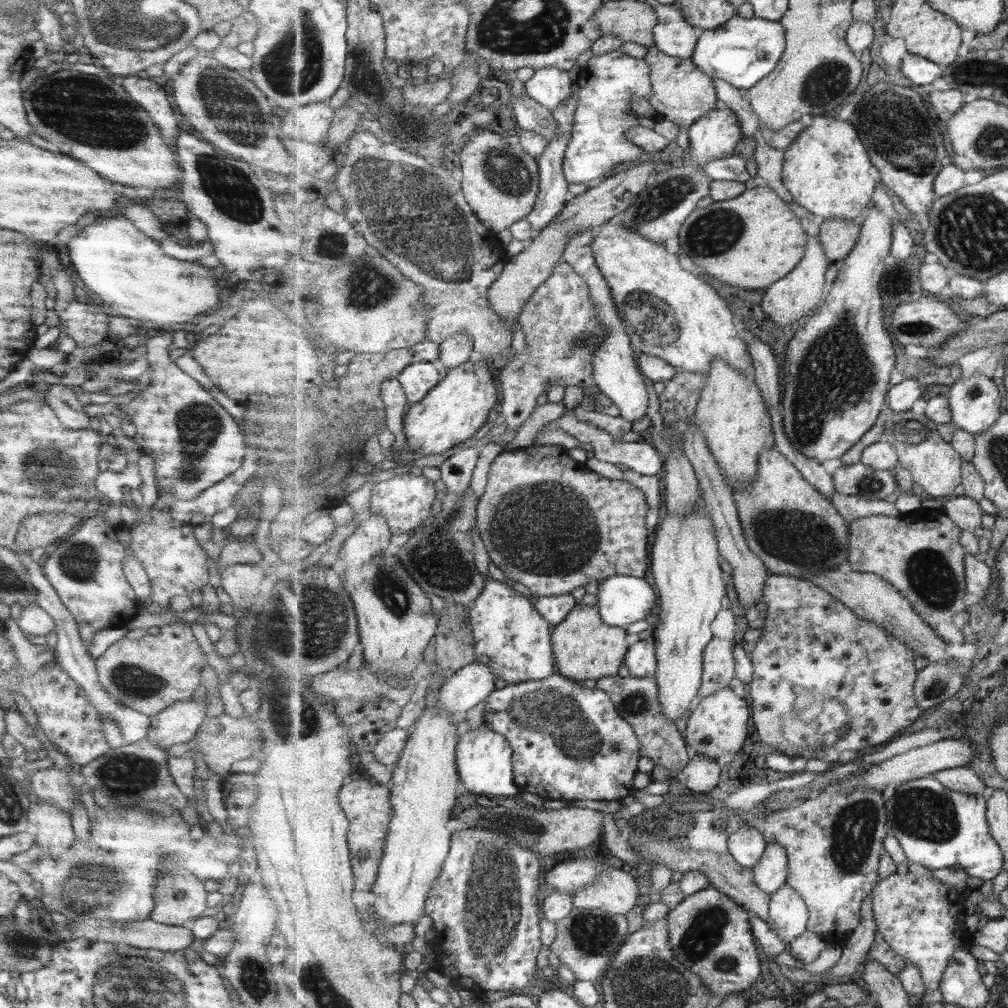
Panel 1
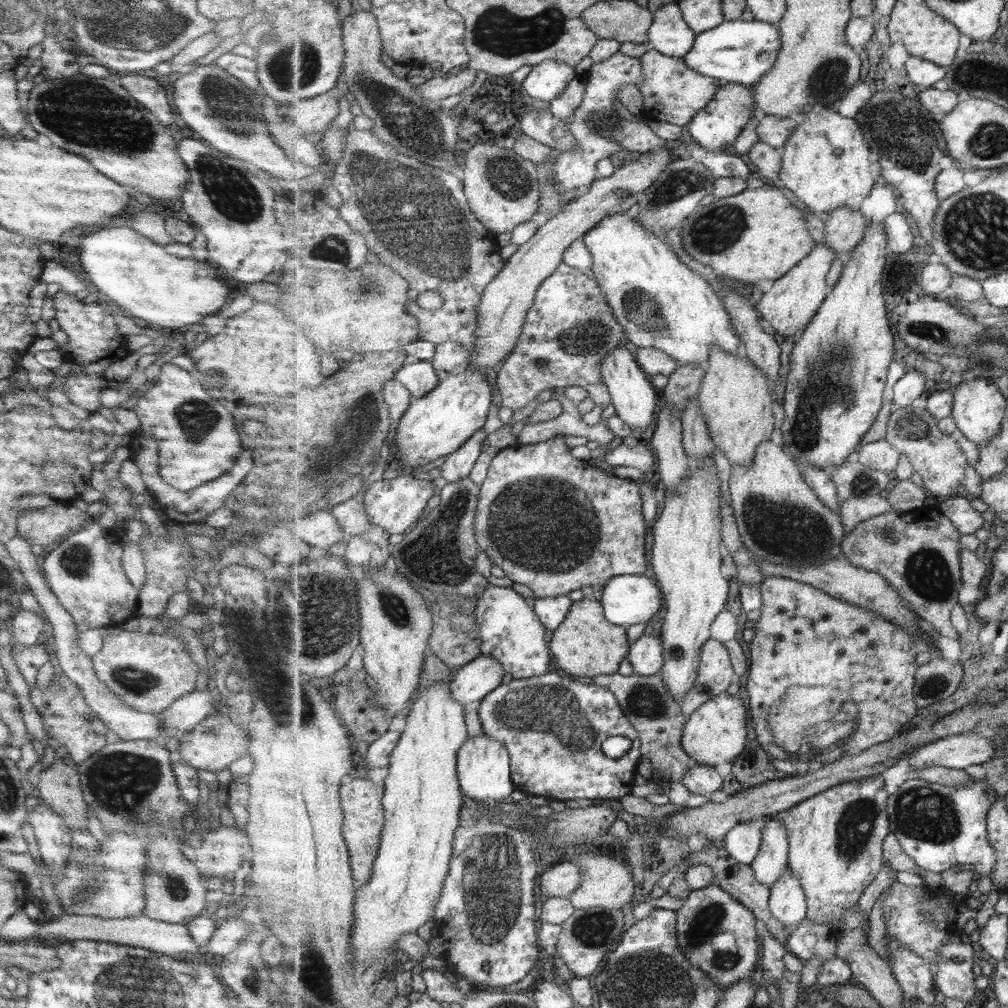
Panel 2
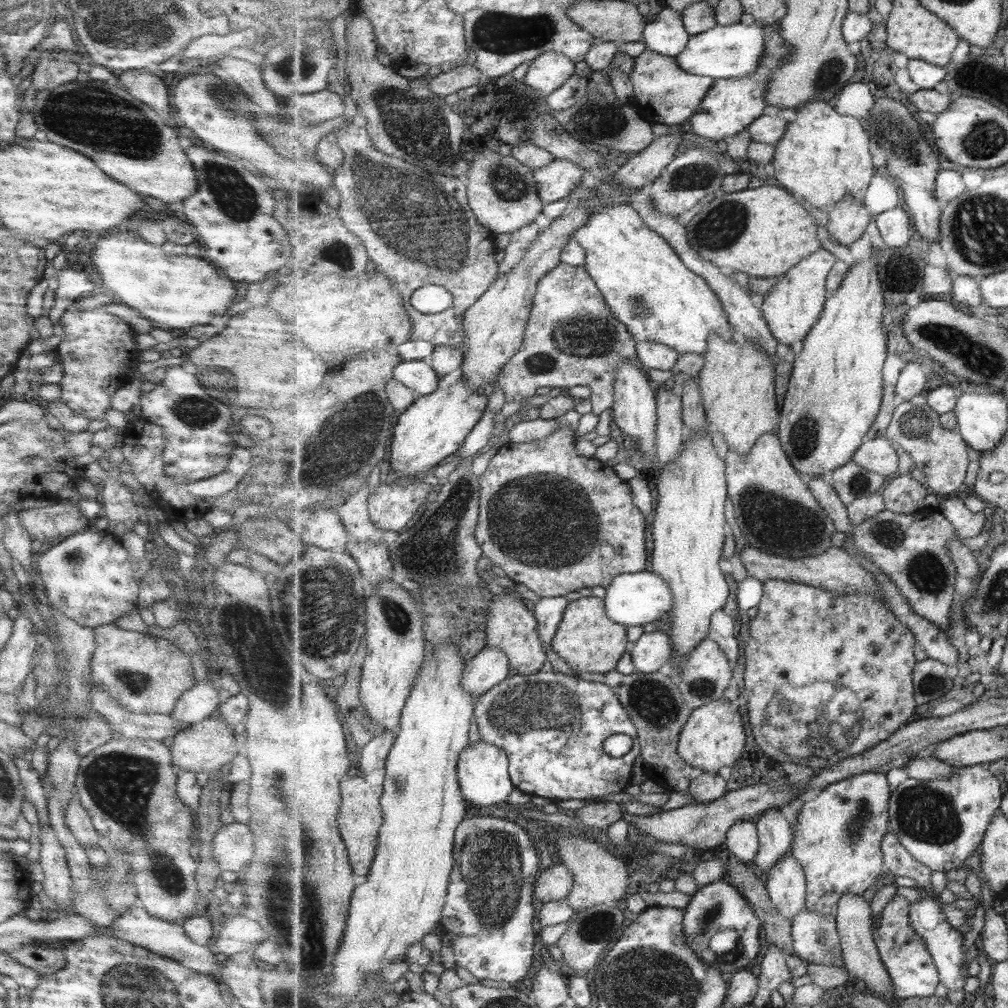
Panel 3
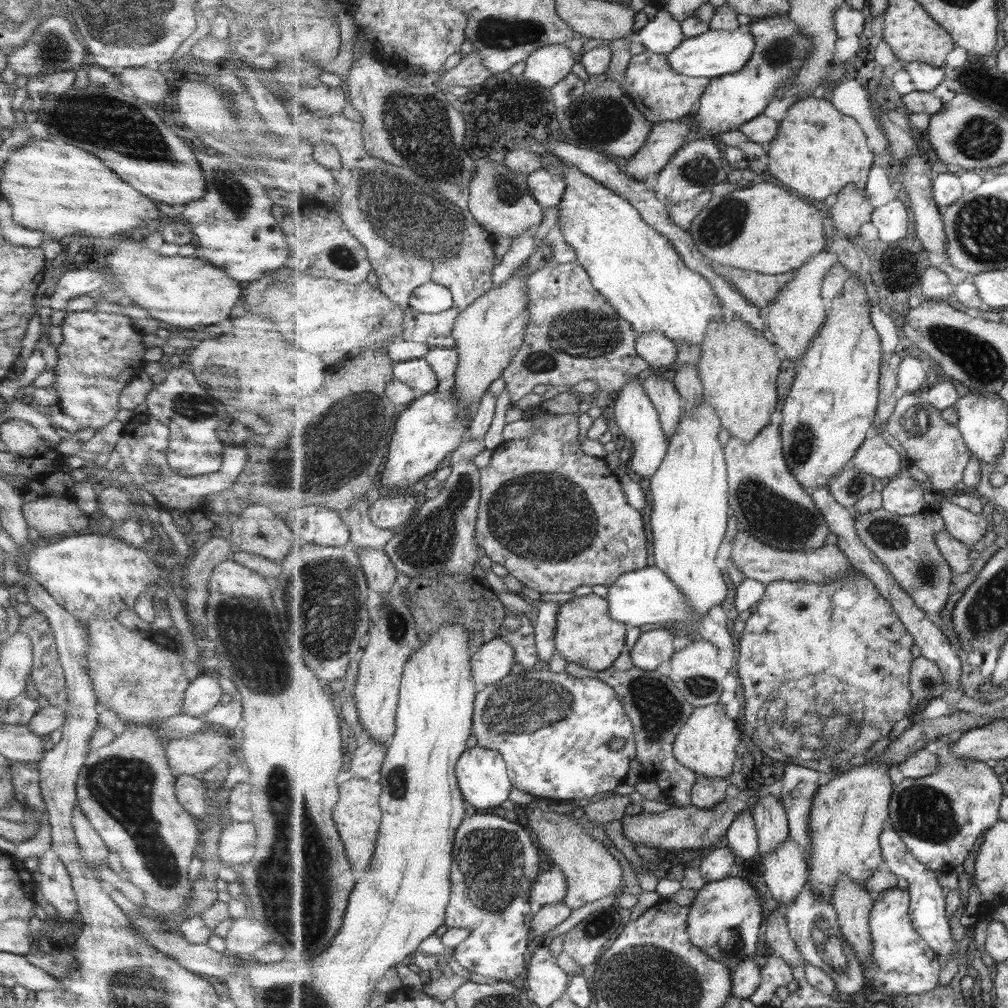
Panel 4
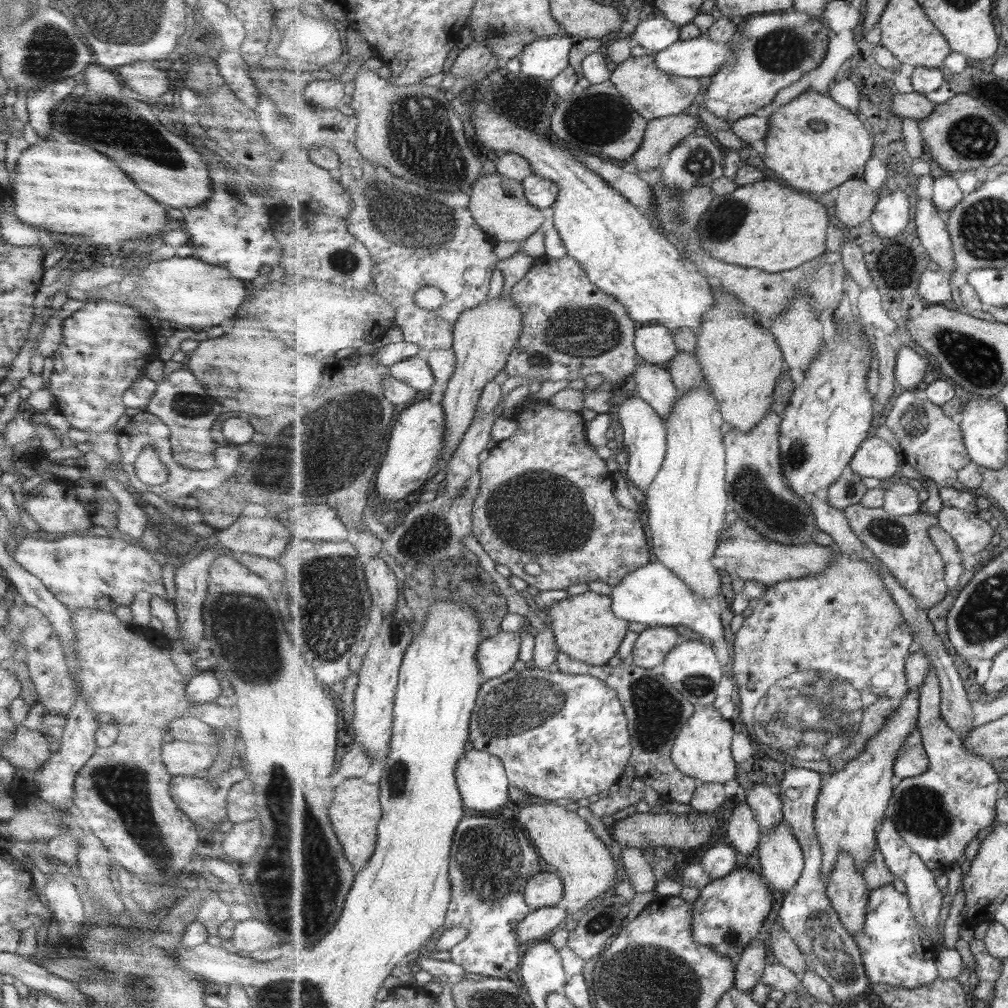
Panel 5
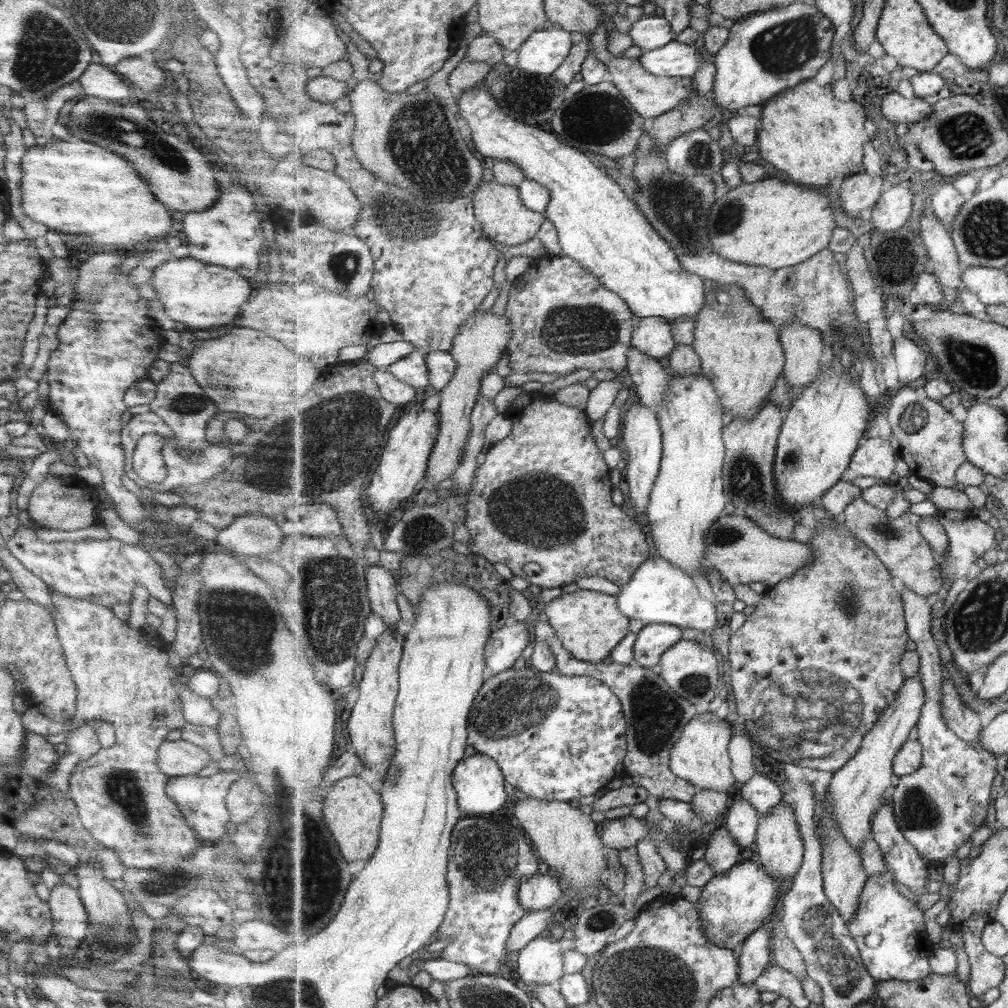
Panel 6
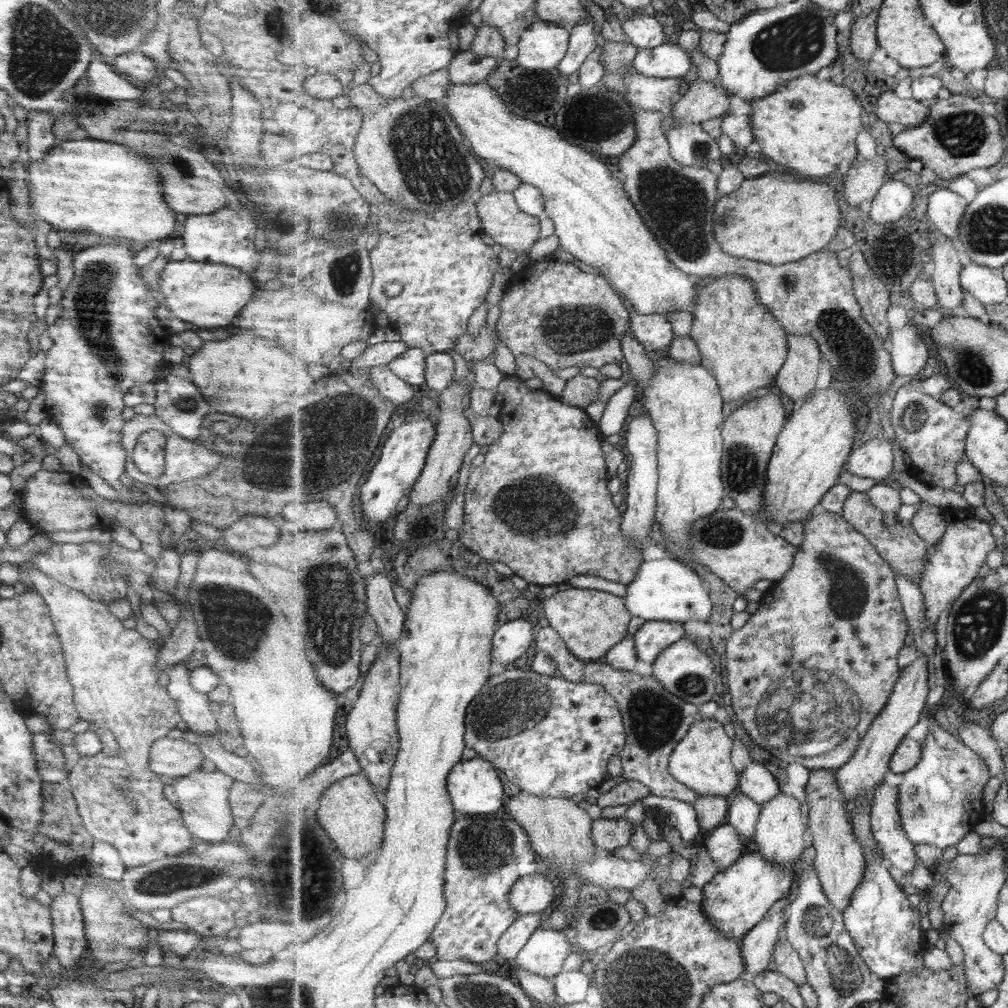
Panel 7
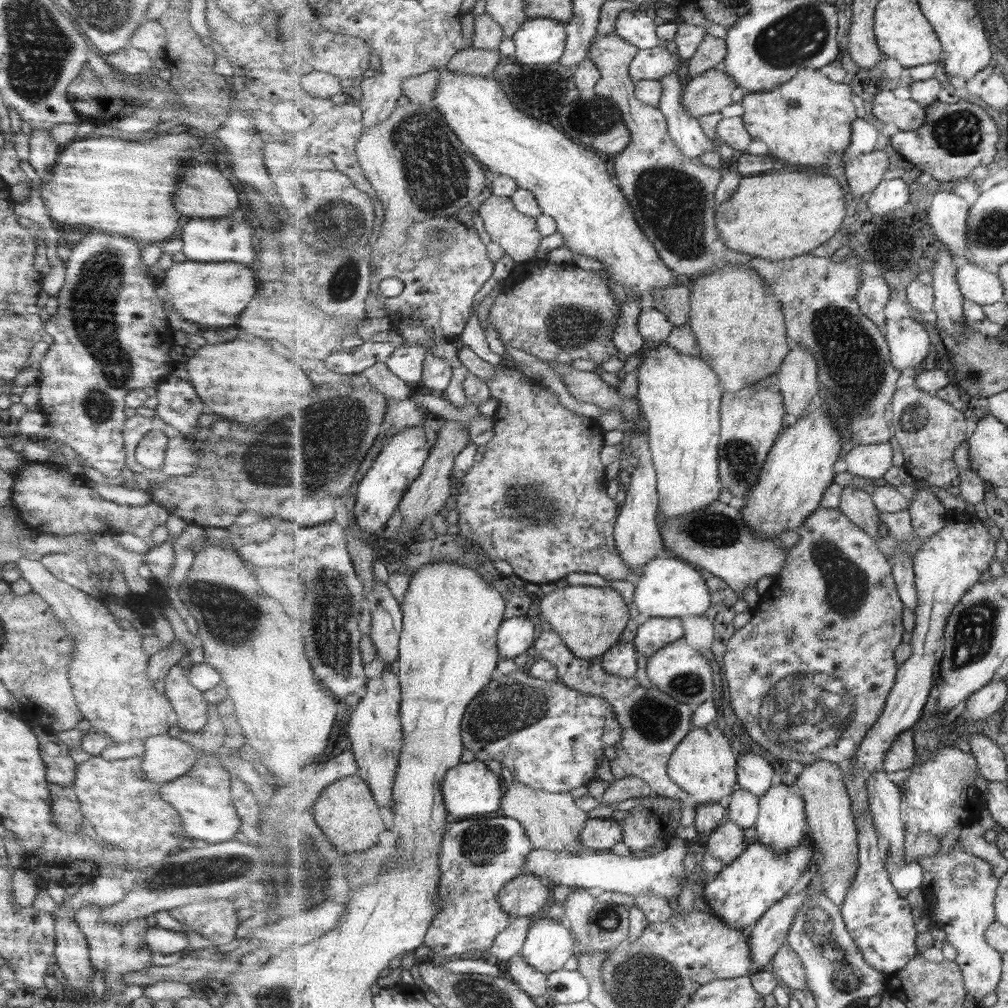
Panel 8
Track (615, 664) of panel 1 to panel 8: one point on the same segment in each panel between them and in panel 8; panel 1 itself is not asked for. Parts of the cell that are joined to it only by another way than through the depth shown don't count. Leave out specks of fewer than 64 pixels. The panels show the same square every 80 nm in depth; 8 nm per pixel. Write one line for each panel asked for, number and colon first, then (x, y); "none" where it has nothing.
2: (586, 645)
3: (588, 640)
4: (587, 634)
5: (586, 627)
6: (590, 624)
7: (591, 622)
8: (590, 619)

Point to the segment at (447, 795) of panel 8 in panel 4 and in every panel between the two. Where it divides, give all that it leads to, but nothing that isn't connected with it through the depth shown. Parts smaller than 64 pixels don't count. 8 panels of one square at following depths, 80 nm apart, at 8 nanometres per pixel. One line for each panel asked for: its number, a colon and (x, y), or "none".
4: (483, 774)
5: (483, 779)
6: (479, 781)
7: (475, 786)

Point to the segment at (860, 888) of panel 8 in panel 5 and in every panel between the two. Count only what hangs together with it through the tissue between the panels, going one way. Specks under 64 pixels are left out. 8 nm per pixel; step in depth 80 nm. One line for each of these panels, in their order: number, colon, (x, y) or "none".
5: (895, 949)
6: (889, 929)
7: (885, 927)

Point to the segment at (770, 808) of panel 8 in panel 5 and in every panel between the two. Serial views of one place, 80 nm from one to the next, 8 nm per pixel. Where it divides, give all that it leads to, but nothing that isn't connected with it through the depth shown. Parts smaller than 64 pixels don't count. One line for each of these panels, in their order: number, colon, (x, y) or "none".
5: (781, 856)
6: (780, 845)
7: (782, 834)

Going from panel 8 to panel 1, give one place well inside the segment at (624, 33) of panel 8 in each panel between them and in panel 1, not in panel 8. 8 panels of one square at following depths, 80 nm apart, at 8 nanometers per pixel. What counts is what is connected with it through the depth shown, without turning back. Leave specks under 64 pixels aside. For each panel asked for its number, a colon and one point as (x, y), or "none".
1: (674, 35)
2: (670, 33)
3: (666, 33)
4: (663, 34)
5: (655, 33)
6: (650, 32)
7: (646, 32)

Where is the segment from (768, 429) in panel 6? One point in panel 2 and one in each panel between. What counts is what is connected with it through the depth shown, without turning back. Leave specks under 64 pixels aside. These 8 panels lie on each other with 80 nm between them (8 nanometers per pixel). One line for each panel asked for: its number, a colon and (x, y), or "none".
2: (780, 517)
3: (775, 509)
4: (768, 501)
5: (760, 494)

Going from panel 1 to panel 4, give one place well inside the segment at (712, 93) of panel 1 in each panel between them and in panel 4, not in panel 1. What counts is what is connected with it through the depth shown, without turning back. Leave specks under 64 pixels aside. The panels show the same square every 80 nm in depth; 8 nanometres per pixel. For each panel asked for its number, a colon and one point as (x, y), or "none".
2: (672, 92)
3: (665, 93)
4: (659, 92)

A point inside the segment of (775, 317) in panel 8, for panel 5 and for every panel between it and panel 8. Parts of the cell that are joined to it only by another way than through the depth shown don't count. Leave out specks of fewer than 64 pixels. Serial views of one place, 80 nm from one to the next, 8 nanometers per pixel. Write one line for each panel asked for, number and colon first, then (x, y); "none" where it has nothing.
5: (740, 360)
6: (736, 345)
7: (737, 337)

